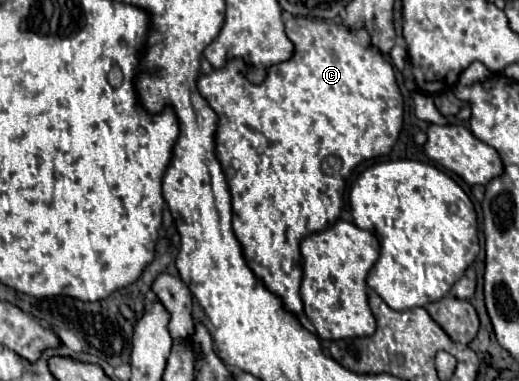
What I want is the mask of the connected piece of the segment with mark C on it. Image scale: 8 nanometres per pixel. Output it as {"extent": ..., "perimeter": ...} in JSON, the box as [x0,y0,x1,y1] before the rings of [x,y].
{"extent":[197,17,403,315],"perimeter":[[[289,17],[285,21],[285,33],[293,43],[293,55],[291,59],[271,65],[267,69],[267,75],[263,79],[263,83],[255,85],[247,79],[247,69],[249,65],[241,59],[229,59],[225,63],[225,67],[221,69],[213,69],[207,75],[201,75],[197,81],[199,93],[207,99],[207,103],[211,105],[211,109],[219,115],[219,127],[217,127],[217,157],[219,163],[223,167],[223,173],[227,177],[231,195],[233,195],[233,229],[235,235],[239,239],[239,243],[243,245],[243,253],[245,259],[249,263],[249,267],[253,269],[253,273],[257,277],[263,279],[263,283],[283,299],[283,305],[287,311],[291,311],[293,315],[299,315],[303,311],[303,303],[301,303],[301,295],[299,295],[299,287],[301,287],[301,277],[303,277],[303,265],[301,265],[301,251],[299,251],[299,243],[305,235],[329,229],[343,207],[343,189],[345,189],[345,179],[349,177],[351,169],[357,167],[361,161],[373,159],[373,157],[381,157],[387,155],[393,147],[393,143],[399,137],[401,125],[403,125],[403,97],[401,91],[397,87],[397,79],[395,79],[395,69],[393,65],[385,59],[385,55],[379,51],[379,47],[375,47],[371,43],[371,35],[365,27],[361,29],[351,29],[345,23],[335,23],[335,21],[315,21],[315,19],[307,19],[307,17]]]}

